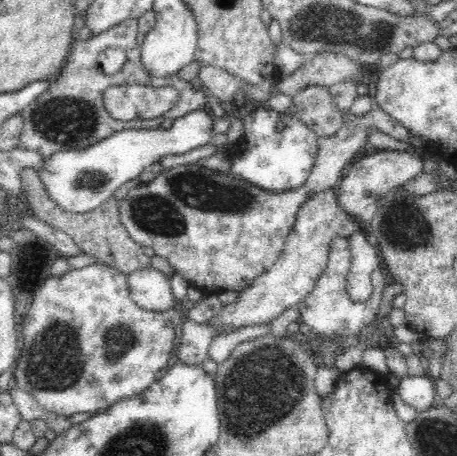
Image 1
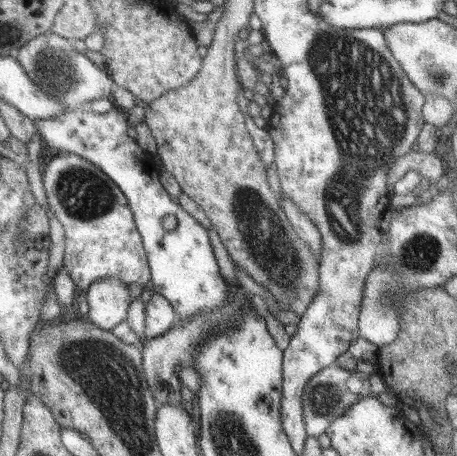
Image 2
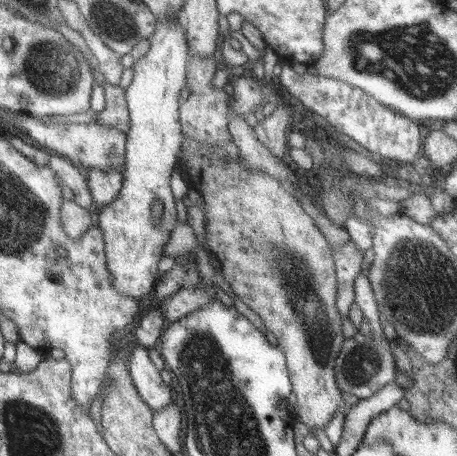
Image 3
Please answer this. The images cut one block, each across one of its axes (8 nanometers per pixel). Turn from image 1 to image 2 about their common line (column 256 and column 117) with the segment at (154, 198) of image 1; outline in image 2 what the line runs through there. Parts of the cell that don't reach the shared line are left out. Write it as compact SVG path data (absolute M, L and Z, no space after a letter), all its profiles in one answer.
M75 154L53 156L45 164L41 178L47 204L65 232L63 268L67 268L79 292L85 292L93 282L105 278L119 278L125 286L137 282L147 288L151 280L147 252L143 250L141 234L119 186L97 166Z

